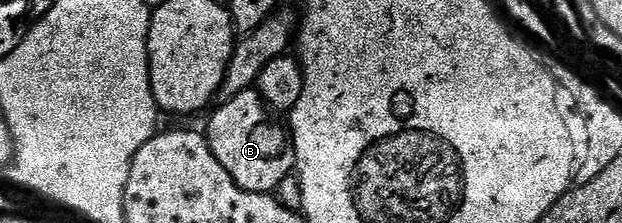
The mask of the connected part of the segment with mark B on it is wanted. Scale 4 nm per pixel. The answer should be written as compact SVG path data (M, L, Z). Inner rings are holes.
M256 90L244 91L239 93L239 97L231 97L231 101L220 104L216 108L218 111L209 119L209 131L207 138L211 153L231 173L231 177L245 191L268 195L276 192L277 186L284 181L288 175L294 174L295 160L292 150L287 149L290 146L291 139L287 134L286 128L276 123L274 112L270 110L264 99L257 94Z

